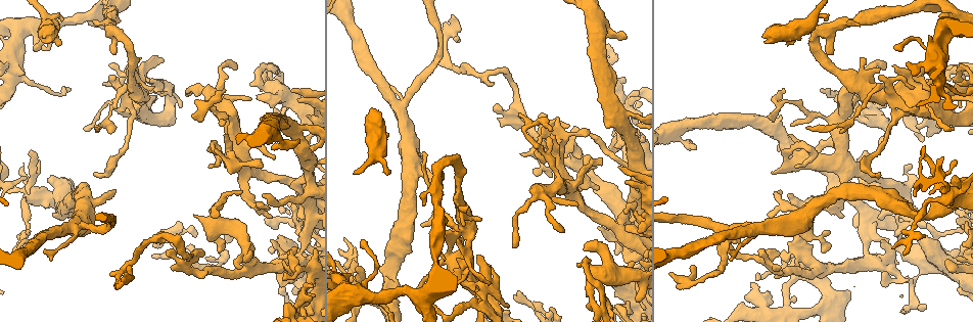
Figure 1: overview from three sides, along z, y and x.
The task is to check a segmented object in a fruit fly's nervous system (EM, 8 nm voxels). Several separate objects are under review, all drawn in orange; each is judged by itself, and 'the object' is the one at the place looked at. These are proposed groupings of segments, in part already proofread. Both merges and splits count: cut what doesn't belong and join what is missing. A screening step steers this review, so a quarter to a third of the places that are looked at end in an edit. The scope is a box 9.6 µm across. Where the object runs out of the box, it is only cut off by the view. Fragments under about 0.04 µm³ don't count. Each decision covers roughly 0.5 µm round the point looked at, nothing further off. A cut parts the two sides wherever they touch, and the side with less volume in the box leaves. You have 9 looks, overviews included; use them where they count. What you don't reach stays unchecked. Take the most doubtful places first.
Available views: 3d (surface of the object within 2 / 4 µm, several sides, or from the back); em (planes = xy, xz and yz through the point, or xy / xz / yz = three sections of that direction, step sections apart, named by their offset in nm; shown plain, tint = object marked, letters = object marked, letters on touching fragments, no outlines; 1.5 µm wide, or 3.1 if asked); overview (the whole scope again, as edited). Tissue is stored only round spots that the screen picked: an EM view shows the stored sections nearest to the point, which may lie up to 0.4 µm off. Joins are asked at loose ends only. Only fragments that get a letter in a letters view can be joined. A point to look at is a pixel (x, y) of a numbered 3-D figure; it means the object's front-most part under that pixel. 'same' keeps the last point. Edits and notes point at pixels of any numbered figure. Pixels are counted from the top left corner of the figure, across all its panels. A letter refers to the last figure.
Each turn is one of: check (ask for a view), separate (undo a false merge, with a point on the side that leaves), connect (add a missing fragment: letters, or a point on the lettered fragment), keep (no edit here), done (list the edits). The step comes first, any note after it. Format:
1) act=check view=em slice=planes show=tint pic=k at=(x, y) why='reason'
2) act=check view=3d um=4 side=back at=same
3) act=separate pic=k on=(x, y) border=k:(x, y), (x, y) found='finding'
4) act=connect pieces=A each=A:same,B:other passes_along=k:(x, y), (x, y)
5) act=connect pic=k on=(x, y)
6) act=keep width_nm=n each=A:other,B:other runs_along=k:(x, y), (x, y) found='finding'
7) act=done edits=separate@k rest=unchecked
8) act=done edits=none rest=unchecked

act=check view=em slice=planes show=letters pic=1 at=(456, 240) why='free end'

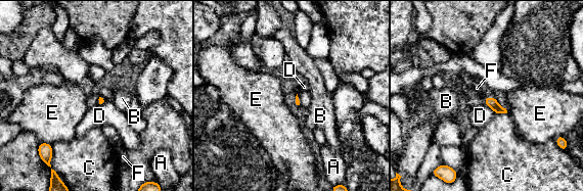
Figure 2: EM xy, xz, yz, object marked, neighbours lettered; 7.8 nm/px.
act=keep each=A:other,B:other,C:other,D:other,E:other,F:other found='none of them fits'

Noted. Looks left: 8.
act=check view=em slice=planes show=letters pic=1 at=(270, 218) why='an open end'

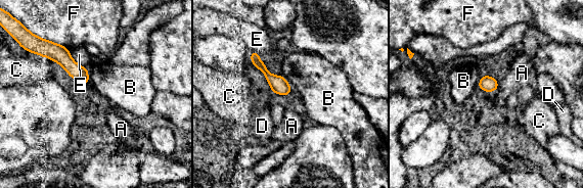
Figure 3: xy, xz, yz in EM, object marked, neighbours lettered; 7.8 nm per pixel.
act=keep each=A:other,B:other,C:other,D:other,E:other,F:other border=3:(499, 83), (496, 89) found='none of them fits'

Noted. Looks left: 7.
act=check view=em slice=xz step=4 show=letters pic=1 at=(424, 153) why='tapers out'

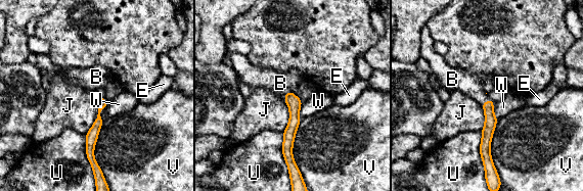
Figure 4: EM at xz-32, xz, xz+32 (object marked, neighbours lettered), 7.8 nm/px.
act=connect pieces=B width_nm=80 longest_contact=V:400nm each=B:same,E:other,J:other,U:other,V:other,W:other found='the neuron continues'

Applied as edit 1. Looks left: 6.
act=check view=overview why='see it whole again'

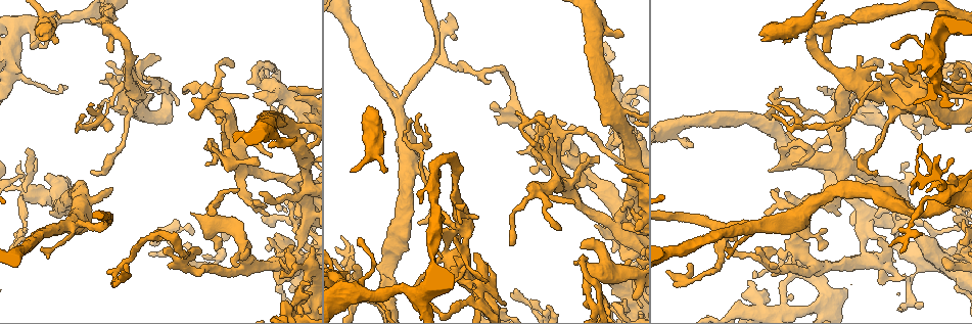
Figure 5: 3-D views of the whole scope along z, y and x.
act=check view=3d um=2 pic=5 at=(237, 267) why='free end'

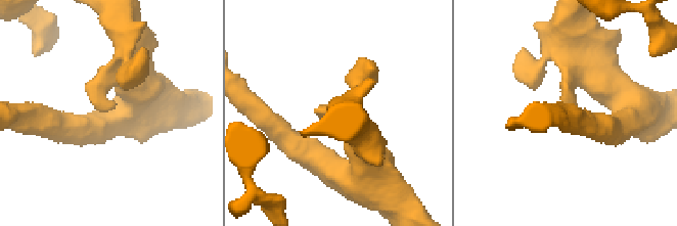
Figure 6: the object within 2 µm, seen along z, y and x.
act=check view=em slice=planes show=tint pic=6 at=(111, 109) why='now the EM'

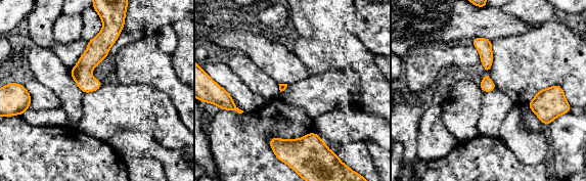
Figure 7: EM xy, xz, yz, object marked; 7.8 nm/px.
act=check view=em slice=planes show=letters at=same why='what lies round it'

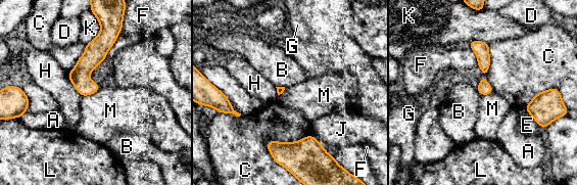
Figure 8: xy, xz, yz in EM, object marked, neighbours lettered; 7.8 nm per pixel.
act=keep each=A:other,B:other,C:other,D:other,E:other,F:other,G:other,H:other,J:other,K:other,L:other,M:other border=8:(100, 88), (93, 93), (82, 96) found='none of them fits'

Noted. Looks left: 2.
act=done edits=connect@4 rest=unchecked

